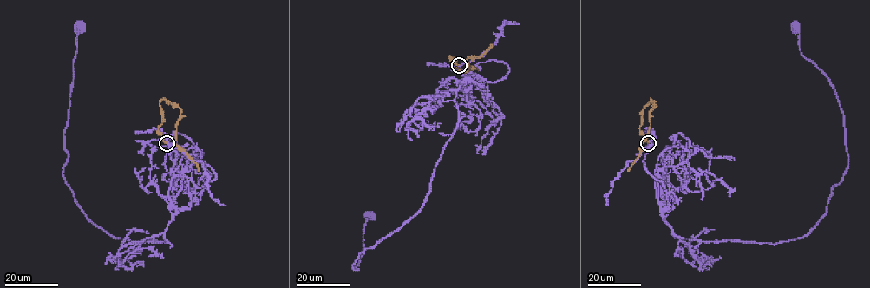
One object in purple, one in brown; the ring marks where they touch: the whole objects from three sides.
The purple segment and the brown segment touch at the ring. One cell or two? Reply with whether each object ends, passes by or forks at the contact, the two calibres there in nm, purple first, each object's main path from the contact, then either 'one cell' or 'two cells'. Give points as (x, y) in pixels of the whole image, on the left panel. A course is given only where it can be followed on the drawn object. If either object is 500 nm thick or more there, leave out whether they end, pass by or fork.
purple passes by; brown ends; calibres 360 and 220 nm; course purple (166, 143), (216, 176), (200, 187), (183, 176), (166, 240), (135, 244), (96, 226), (62, 171), (80, 27); course brown (166, 143), (158, 129), (162, 121), (160, 102), (163, 99), (180, 109), (175, 143), (183, 149), (199, 171); two cells

